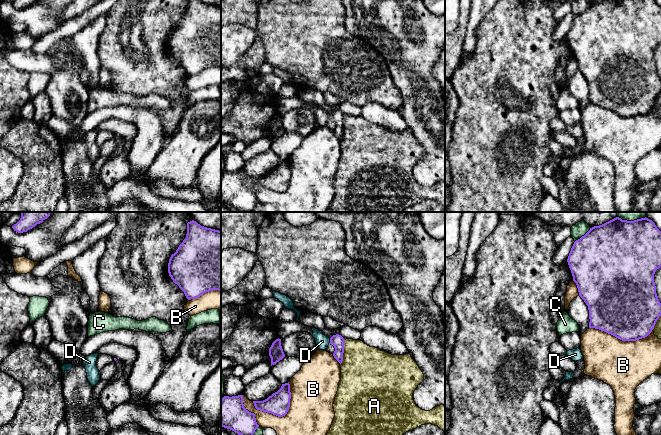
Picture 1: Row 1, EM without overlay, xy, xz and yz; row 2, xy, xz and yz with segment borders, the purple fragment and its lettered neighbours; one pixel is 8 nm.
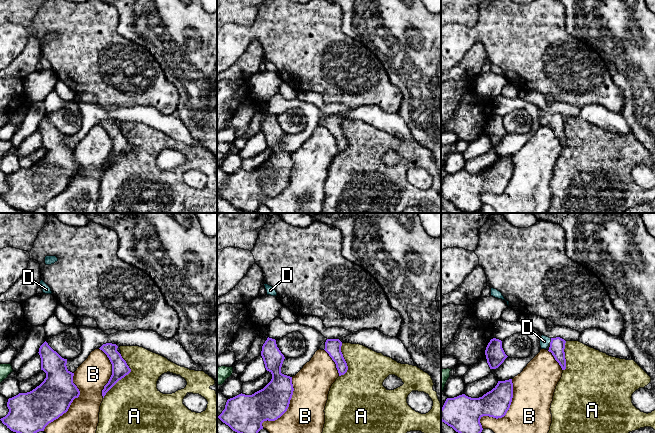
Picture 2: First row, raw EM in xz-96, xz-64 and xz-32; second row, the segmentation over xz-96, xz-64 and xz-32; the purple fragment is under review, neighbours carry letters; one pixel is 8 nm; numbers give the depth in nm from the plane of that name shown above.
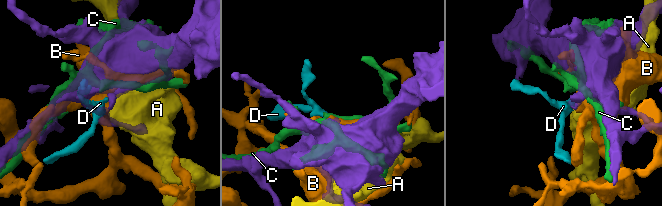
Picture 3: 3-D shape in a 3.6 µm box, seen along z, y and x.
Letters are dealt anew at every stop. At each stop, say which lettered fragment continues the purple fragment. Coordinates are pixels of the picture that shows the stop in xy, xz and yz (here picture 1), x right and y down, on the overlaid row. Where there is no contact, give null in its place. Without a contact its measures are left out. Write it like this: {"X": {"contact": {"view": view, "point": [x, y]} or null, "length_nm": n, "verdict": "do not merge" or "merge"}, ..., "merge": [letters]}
{"A": {"contact": {"view": "xz", "point": [343, 352]}, "length_nm": 200, "verdict": "do not merge"}, "B": {"contact": {"view": "xz", "point": [285, 414]}, "length_nm": 360, "verdict": "do not merge"}, "C": {"contact": {"view": "yz", "point": [582, 236]}, "length_nm": 170, "verdict": "do not merge"}, "D": {"contact": {"view": "xz", "point": [330, 341]}, "length_nm": 50, "verdict": "merge"}, "merge": ["D"]}

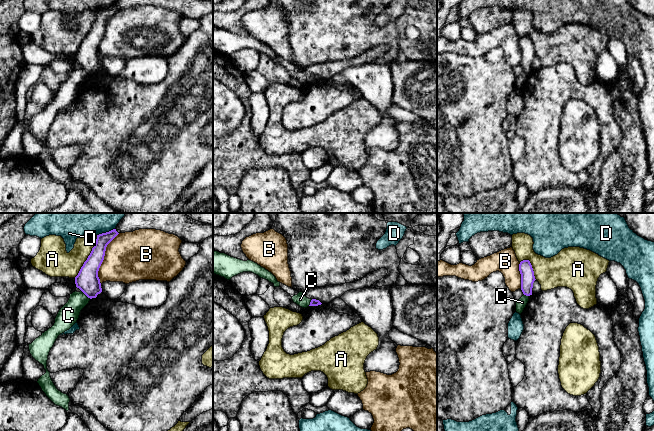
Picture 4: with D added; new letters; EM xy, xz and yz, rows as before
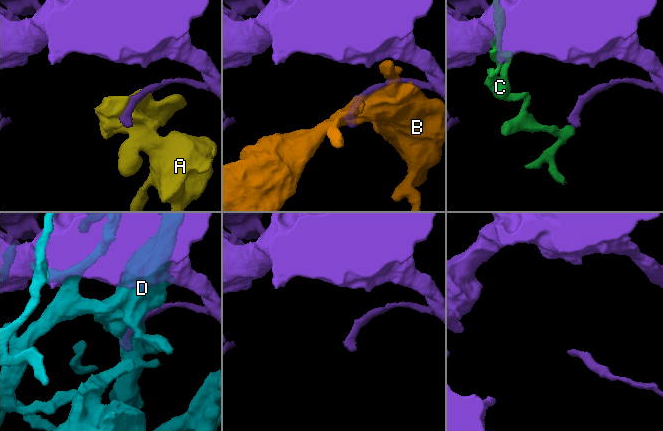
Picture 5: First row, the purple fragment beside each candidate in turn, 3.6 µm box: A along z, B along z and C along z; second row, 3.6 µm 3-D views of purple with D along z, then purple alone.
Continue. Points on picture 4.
{"A": {"contact": {"view": "xy", "point": [88, 256]}, "length_nm": 400, "verdict": "do not merge"}, "B": {"contact": {"view": "xy", "point": [103, 258]}, "length_nm": 440, "verdict": "do not merge"}, "C": {"contact": {"view": "xy", "point": [86, 295]}, "length_nm": 100, "verdict": "do not merge"}, "D": {"contact": {"view": "xy", "point": [106, 232]}, "length_nm": 160, "verdict": "do not merge"}, "merge": []}

